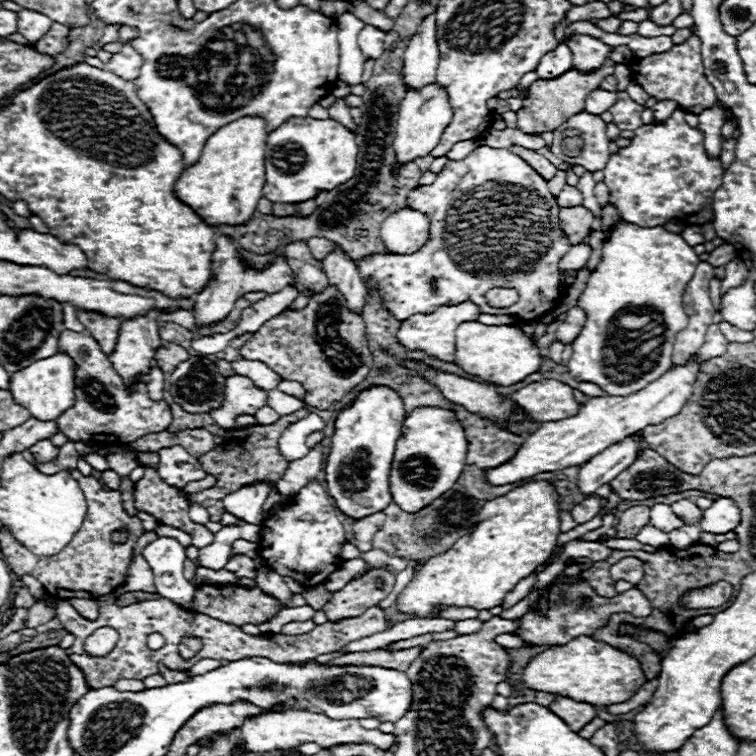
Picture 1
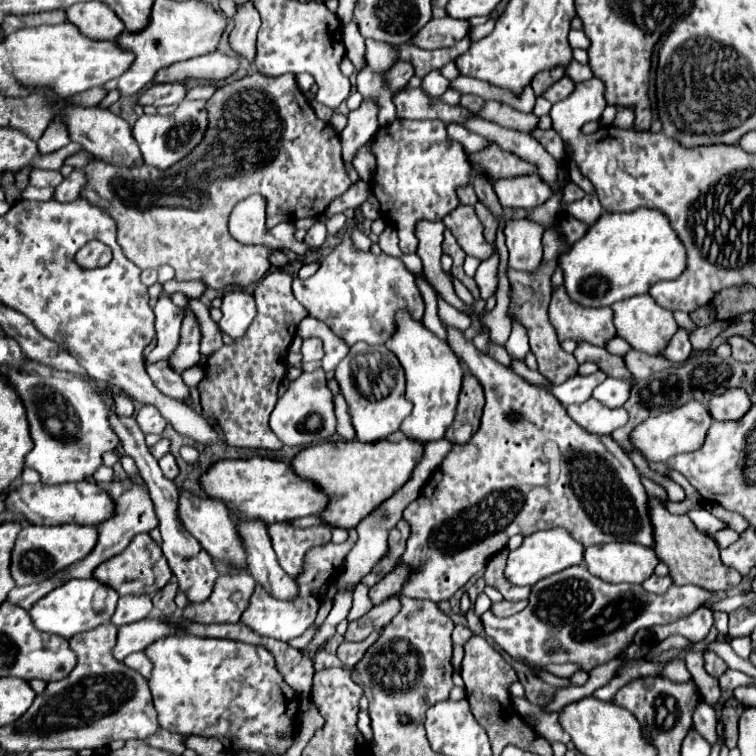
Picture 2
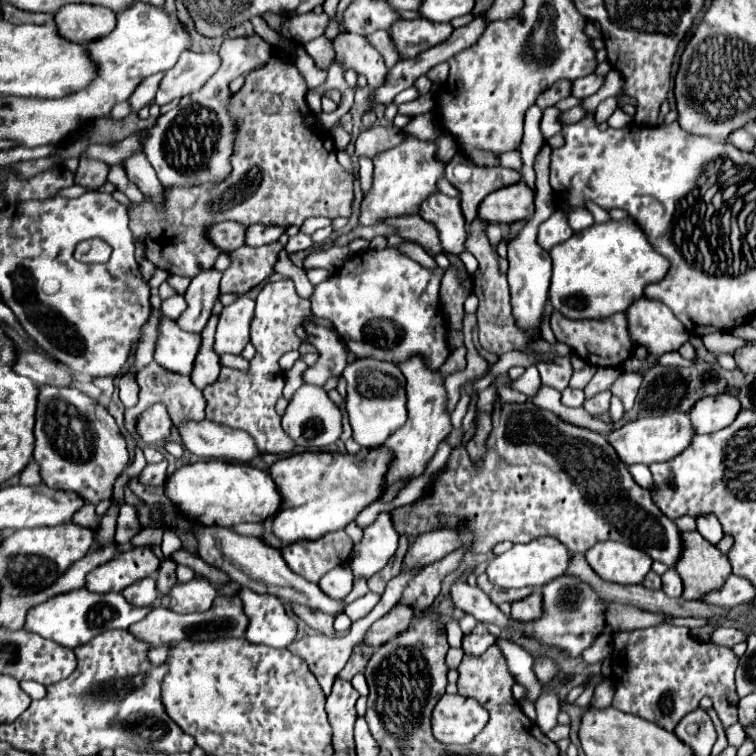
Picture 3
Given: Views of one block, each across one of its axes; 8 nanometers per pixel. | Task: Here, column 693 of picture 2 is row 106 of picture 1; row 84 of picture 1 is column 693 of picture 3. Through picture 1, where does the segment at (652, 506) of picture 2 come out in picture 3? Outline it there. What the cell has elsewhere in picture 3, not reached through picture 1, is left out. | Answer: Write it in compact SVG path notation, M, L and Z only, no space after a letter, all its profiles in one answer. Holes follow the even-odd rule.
M680 532L682 552L674 570L684 582L682 598L700 600L710 590L716 590L730 576L730 562L714 544L706 542L698 532Z

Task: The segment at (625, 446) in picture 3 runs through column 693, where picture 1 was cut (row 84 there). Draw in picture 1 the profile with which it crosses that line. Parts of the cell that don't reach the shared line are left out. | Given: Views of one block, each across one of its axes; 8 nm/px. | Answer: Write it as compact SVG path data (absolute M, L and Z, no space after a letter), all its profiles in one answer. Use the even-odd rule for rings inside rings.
M426 84L418 92L410 90L400 104L398 128L394 138L396 158L400 162L408 162L420 156L428 156L428 152L438 144L444 128L450 124L452 114L454 112L452 112L452 106L448 104L448 92L444 92L444 88L440 88L438 84Z

